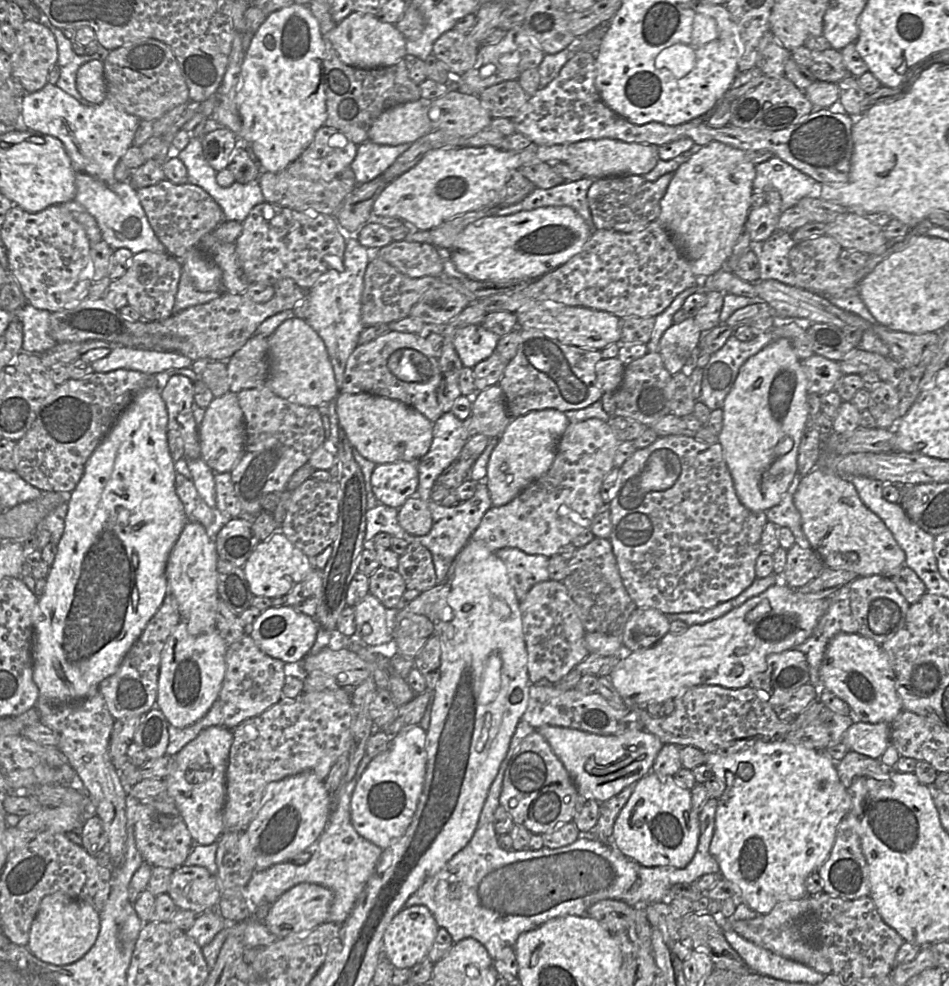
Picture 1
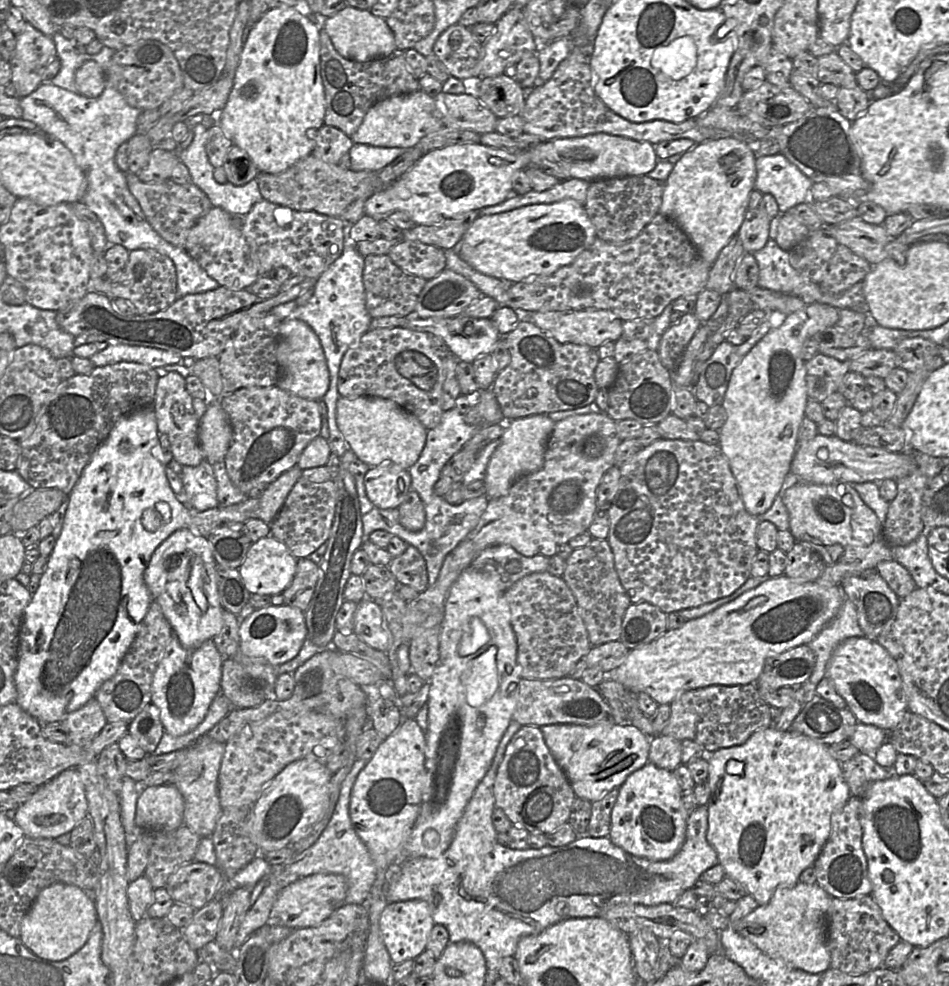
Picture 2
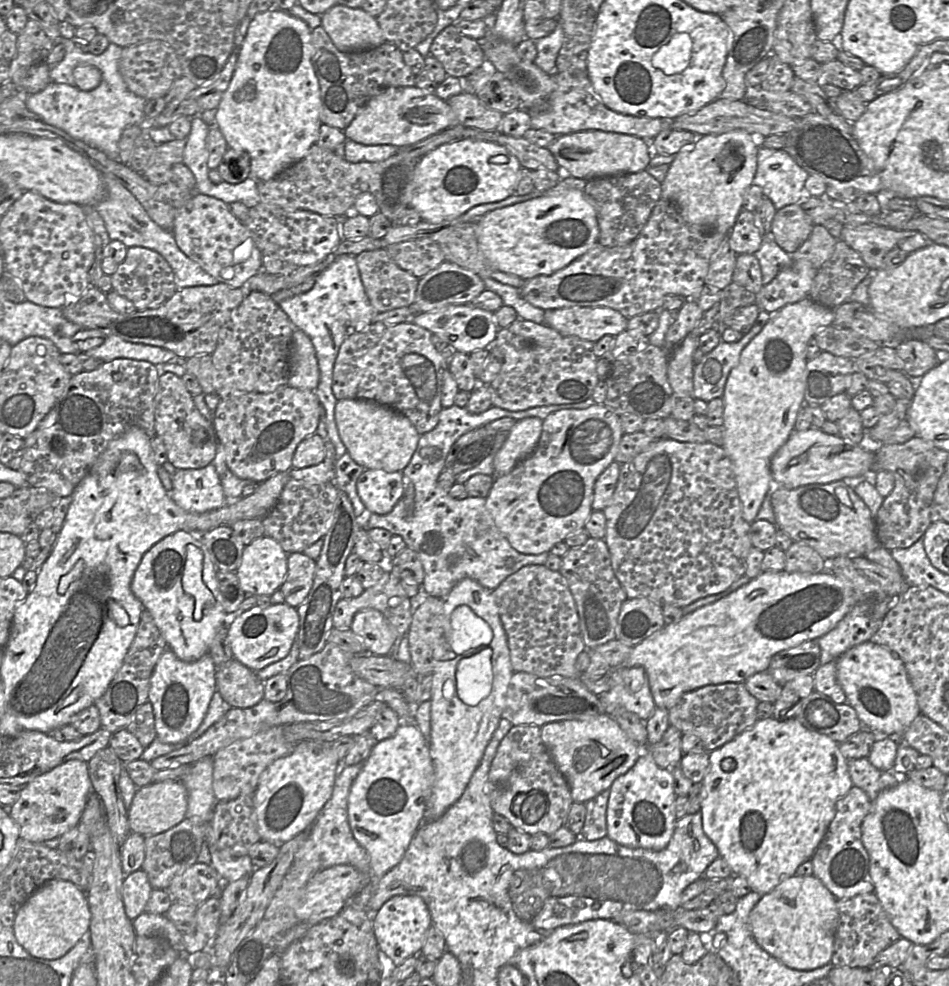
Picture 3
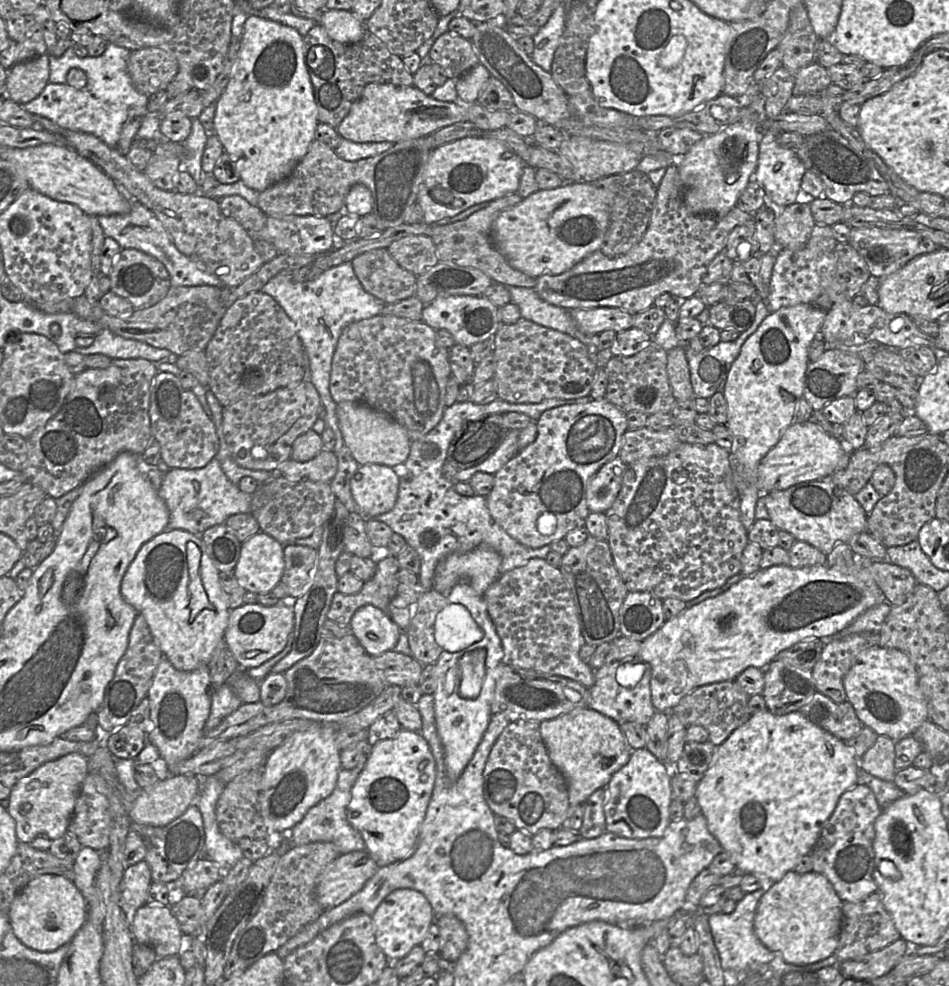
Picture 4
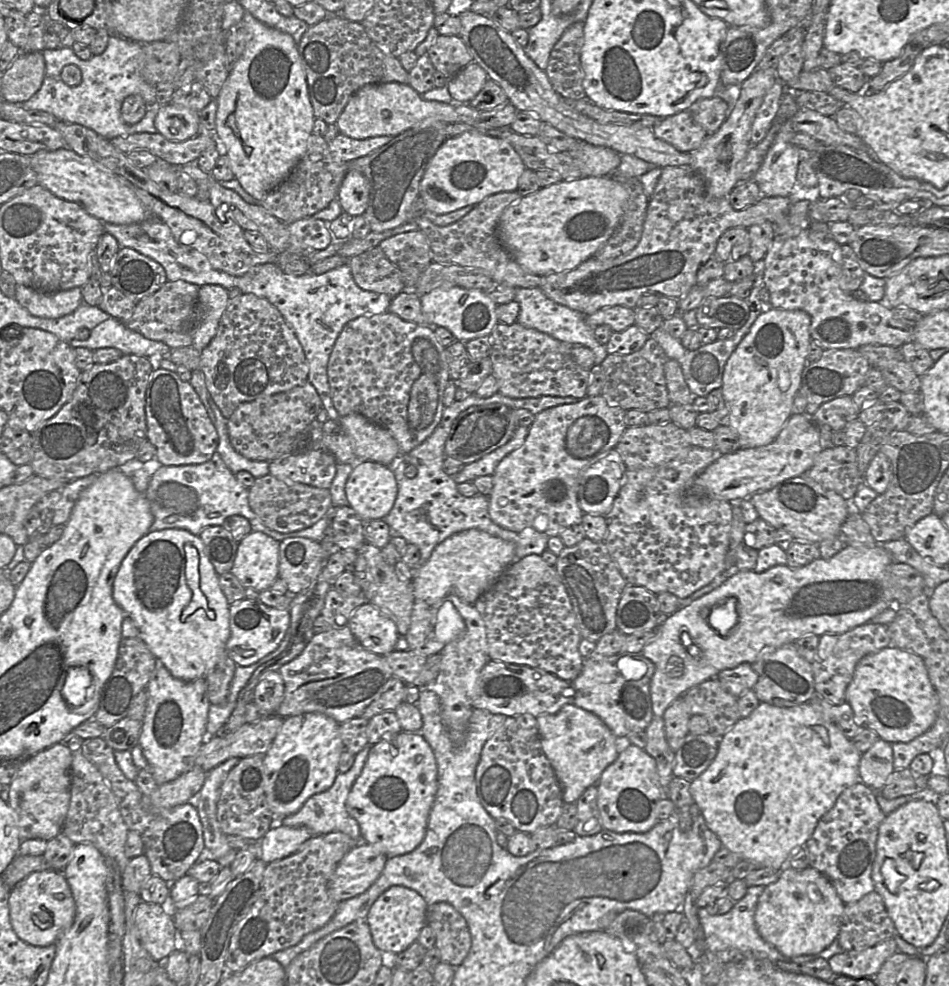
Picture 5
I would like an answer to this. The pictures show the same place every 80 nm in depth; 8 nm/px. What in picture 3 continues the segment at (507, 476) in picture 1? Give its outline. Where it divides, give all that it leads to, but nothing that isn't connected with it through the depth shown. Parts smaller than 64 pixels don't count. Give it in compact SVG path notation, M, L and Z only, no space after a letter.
M528 417L516 421L496 453L493 461L494 478L508 474L536 448L542 432L543 420Z

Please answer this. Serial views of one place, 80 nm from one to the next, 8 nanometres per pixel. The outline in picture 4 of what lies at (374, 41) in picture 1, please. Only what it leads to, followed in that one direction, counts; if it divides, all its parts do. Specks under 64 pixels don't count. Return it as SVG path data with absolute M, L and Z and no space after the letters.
M324 10L319 21L329 37L342 44L357 43L366 33L365 23L359 20L352 11Z

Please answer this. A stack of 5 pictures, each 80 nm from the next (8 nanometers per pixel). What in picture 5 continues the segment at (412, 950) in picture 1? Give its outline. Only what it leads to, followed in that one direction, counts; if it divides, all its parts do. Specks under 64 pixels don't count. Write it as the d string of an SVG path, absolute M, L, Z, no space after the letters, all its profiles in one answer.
M392 886L371 906L366 917L372 939L382 953L398 955L418 941L422 928L427 924L428 904L416 891L405 886Z

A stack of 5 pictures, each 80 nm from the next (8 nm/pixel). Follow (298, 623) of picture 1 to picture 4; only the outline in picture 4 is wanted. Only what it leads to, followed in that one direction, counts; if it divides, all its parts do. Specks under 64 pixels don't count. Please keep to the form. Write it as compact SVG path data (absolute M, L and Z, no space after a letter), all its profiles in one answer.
M280 602L274 606L243 604L230 611L224 640L240 668L255 668L285 648L288 637L293 632L294 623L295 614L289 602Z

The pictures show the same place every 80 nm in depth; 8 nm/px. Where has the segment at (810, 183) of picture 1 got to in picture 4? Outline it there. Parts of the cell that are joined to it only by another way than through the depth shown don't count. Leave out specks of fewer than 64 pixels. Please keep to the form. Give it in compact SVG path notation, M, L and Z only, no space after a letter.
M763 131L759 144L759 157L754 180L764 189L766 205L780 210L797 201L804 193L801 189L803 175L807 169L793 149L785 148L776 141L773 132Z

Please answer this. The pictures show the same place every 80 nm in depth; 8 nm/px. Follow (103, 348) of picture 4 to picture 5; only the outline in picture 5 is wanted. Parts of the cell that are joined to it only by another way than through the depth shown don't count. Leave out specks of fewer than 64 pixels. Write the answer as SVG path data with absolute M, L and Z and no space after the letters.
M113 317L93 328L88 339L74 338L69 344L73 348L87 348L92 351L100 348L116 348L123 355L145 356L154 361L159 357L167 357L172 350L163 342L150 340L127 328L123 321Z

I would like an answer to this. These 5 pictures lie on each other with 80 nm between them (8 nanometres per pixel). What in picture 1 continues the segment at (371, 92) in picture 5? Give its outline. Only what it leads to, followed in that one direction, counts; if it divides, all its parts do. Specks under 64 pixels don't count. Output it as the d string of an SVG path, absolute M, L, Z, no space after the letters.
M421 98L385 110L372 124L368 140L390 146L411 144L433 131L429 102Z

